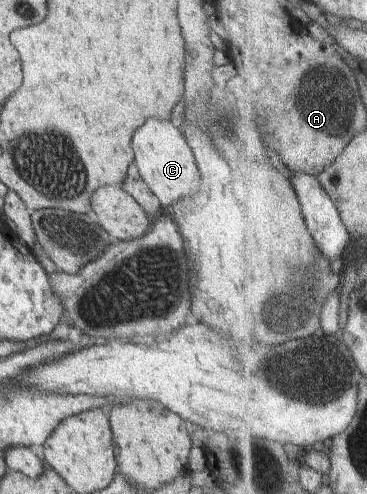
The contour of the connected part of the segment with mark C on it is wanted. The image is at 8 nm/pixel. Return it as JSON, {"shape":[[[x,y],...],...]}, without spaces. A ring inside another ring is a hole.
{"shape":[[[148,119],[134,135],[132,149],[135,153],[135,163],[141,178],[150,191],[161,201],[163,209],[171,210],[172,204],[188,197],[198,187],[198,169],[192,157],[190,147],[186,145],[180,131],[170,121]]]}

